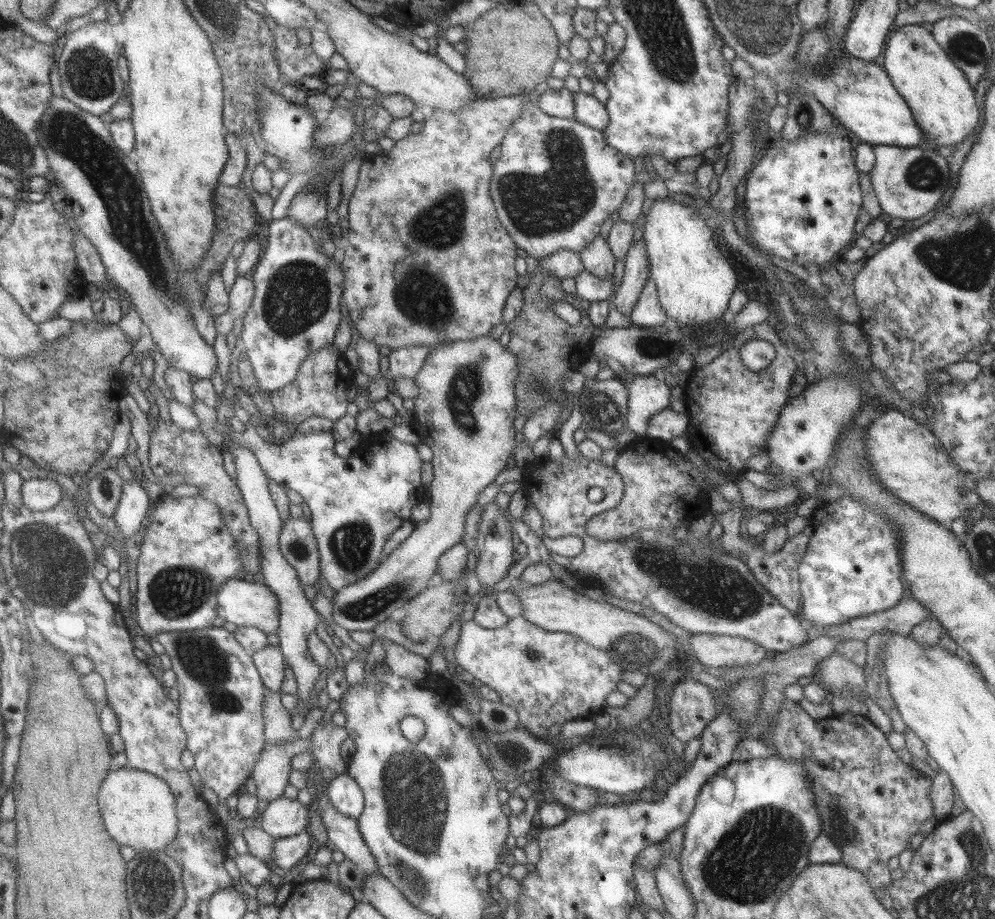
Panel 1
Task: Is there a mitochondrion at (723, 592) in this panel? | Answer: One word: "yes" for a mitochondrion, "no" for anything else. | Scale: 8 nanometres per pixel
yes

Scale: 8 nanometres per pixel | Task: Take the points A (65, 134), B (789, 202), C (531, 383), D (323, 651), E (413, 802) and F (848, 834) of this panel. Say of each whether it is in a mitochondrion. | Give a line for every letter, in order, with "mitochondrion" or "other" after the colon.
A: mitochondrion
B: other
C: mitochondrion
D: other
E: mitochondrion
F: mitochondrion

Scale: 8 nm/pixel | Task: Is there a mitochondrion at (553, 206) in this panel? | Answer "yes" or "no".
yes

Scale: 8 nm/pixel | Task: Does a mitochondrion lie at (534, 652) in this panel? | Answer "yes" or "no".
yes

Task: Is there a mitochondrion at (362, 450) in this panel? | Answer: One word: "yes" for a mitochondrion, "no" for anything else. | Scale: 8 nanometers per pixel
no

